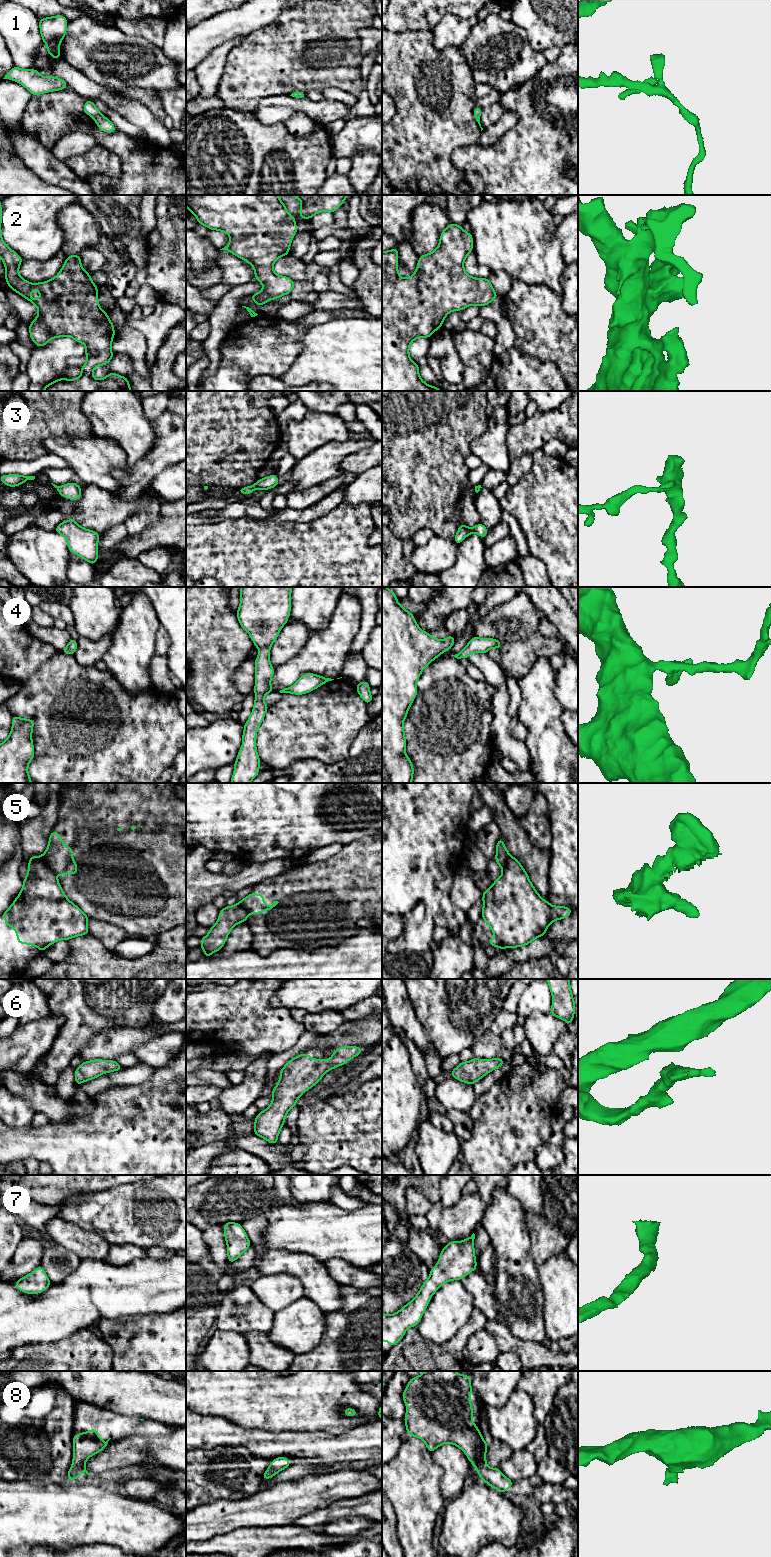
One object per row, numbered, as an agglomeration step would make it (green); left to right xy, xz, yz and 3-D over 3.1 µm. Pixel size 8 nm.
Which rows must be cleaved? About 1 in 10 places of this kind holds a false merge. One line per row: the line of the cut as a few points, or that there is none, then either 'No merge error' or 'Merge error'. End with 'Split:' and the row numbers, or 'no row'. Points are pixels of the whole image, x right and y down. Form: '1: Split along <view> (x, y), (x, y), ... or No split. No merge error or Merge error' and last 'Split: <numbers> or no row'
1: No split. No merge error
2: No split. No merge error
3: No split. No merge error
4: No split. No merge error
5: Split along xy (41, 856), (55, 873). Merge error
6: No split. No merge error
7: No split. No merge error
8: No split. No merge error
Split: 5

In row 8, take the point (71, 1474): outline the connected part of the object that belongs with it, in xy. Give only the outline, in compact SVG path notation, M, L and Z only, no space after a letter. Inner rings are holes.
M93 1428L87 1432L81 1432L73 1435L73 1460L72 1466L68 1471L68 1480L74 1481L85 1472L90 1476L85 1468L85 1462L92 1456L106 1448L109 1438L106 1442L98 1436L98 1430Z

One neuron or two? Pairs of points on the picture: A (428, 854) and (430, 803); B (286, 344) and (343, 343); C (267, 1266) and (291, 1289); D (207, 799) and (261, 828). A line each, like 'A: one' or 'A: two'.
A: one
B: two
C: two
D: one

